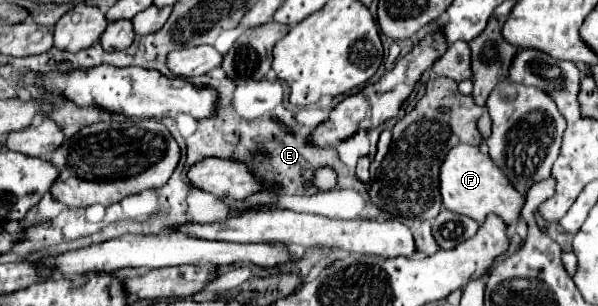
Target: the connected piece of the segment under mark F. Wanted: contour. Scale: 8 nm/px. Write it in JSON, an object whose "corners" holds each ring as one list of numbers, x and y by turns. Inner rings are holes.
{"corners":[[456,145,446,155,446,161,440,167,440,195,446,209,462,213,478,223,482,223,488,213,494,213,502,217,506,225,512,225,520,219,520,211,526,203,526,195,518,193,518,189,506,181,506,175,494,165,492,157,480,153,480,149,472,145]]}

